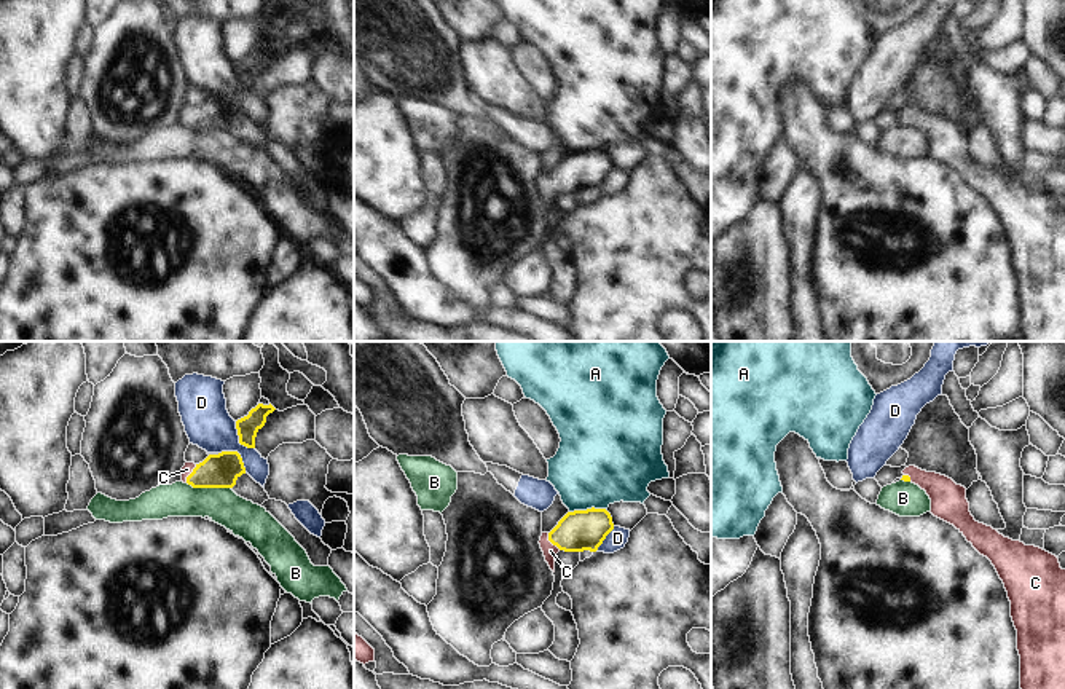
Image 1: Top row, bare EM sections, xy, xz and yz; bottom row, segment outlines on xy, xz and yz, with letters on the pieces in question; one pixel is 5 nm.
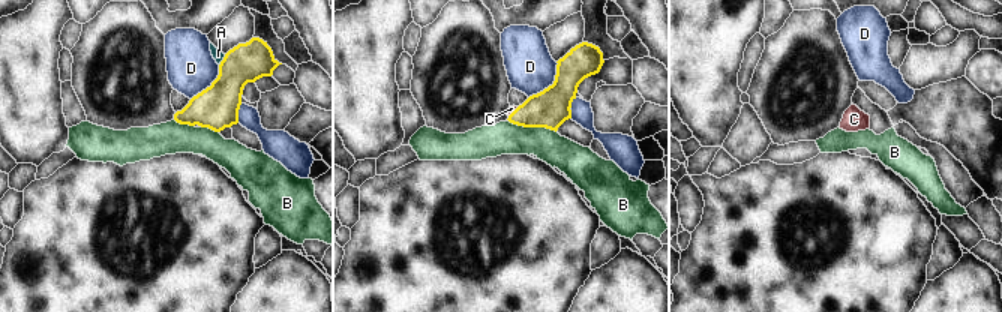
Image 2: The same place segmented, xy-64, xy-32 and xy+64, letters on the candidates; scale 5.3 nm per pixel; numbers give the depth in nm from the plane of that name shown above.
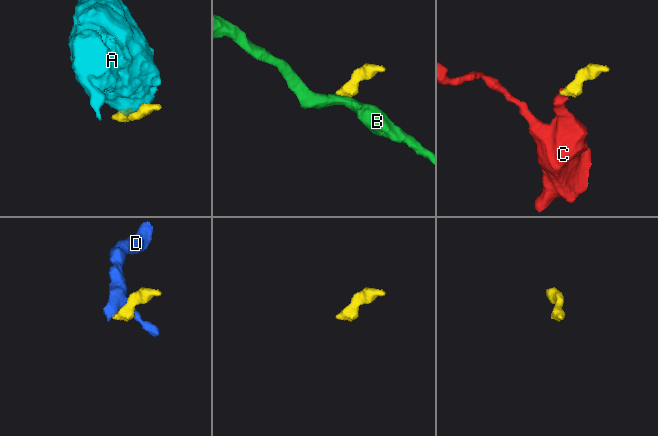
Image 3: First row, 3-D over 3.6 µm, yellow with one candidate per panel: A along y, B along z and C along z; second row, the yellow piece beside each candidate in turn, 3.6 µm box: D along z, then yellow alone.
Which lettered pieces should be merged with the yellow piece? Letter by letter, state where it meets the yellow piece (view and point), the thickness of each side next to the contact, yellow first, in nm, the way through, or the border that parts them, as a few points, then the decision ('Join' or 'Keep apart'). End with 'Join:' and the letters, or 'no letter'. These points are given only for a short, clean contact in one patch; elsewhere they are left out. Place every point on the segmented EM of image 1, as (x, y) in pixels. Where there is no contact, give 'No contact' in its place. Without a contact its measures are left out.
A: Touches yellow at xz (587, 509). Thickness 200 nm (yellow) against 440 nm. Keep apart
B: Touches yellow at xy (209, 487). Thickness 180 nm (yellow) against 180 nm. Boundary: xy (187, 482), (193, 487), (230, 488). Keep apart
C: Touches yellow at xy (190, 474). Thickness 180 nm (yellow) against 60 nm. Path across: xy (217, 471), (190, 474), (187, 469). Join
D: Touches yellow at xy (238, 453). Thickness 180 nm (yellow) against 240 nm. Boundary: xy (219, 452), (236, 452), (246, 471). Keep apart
Join: C

